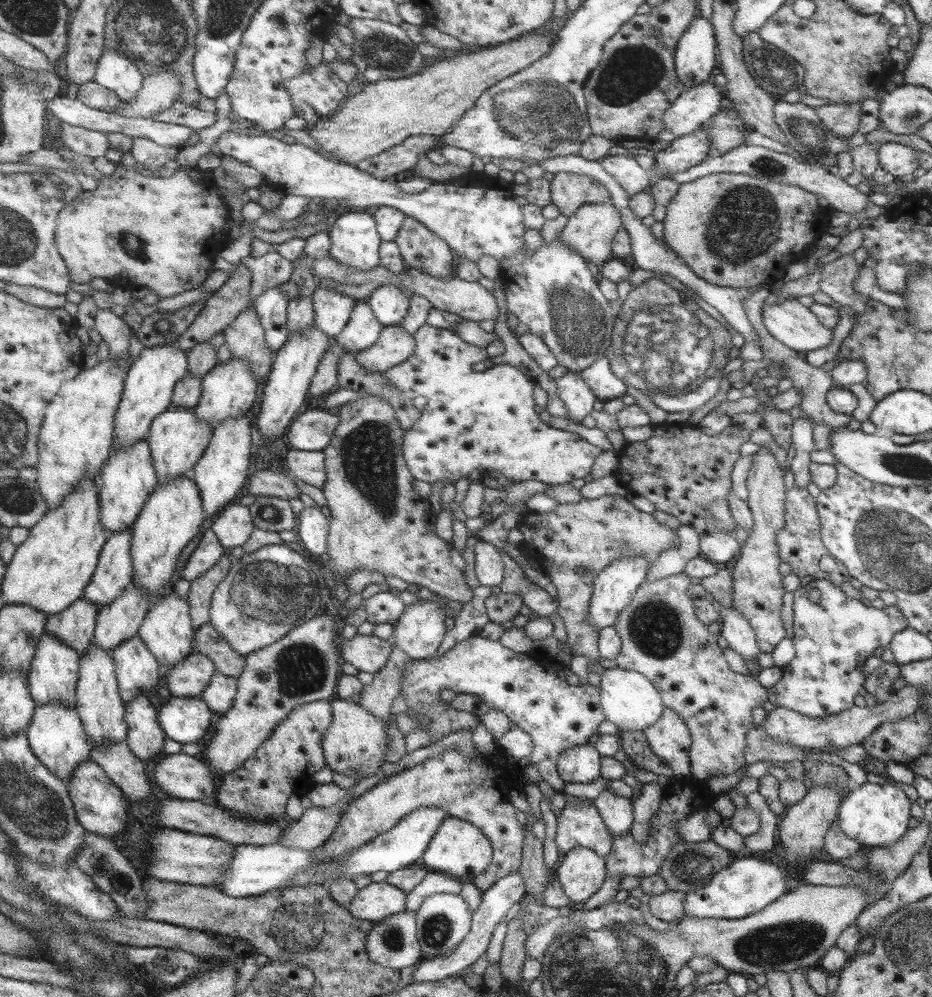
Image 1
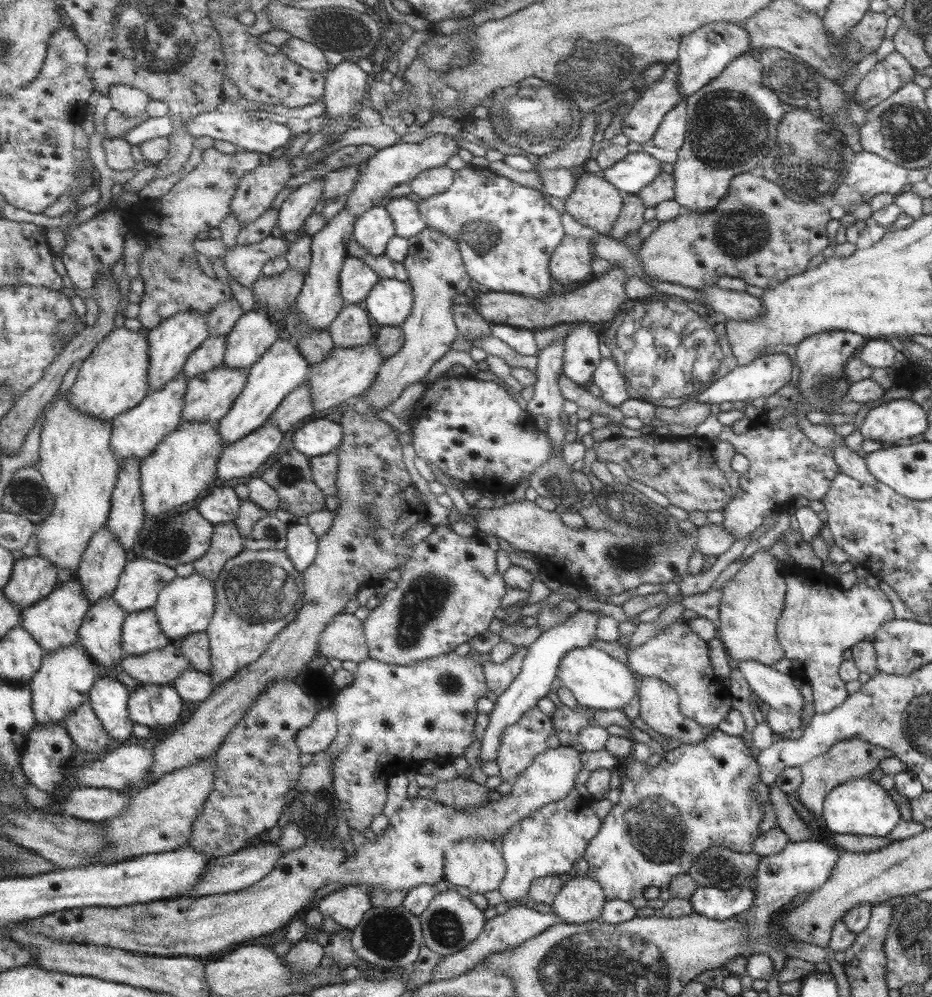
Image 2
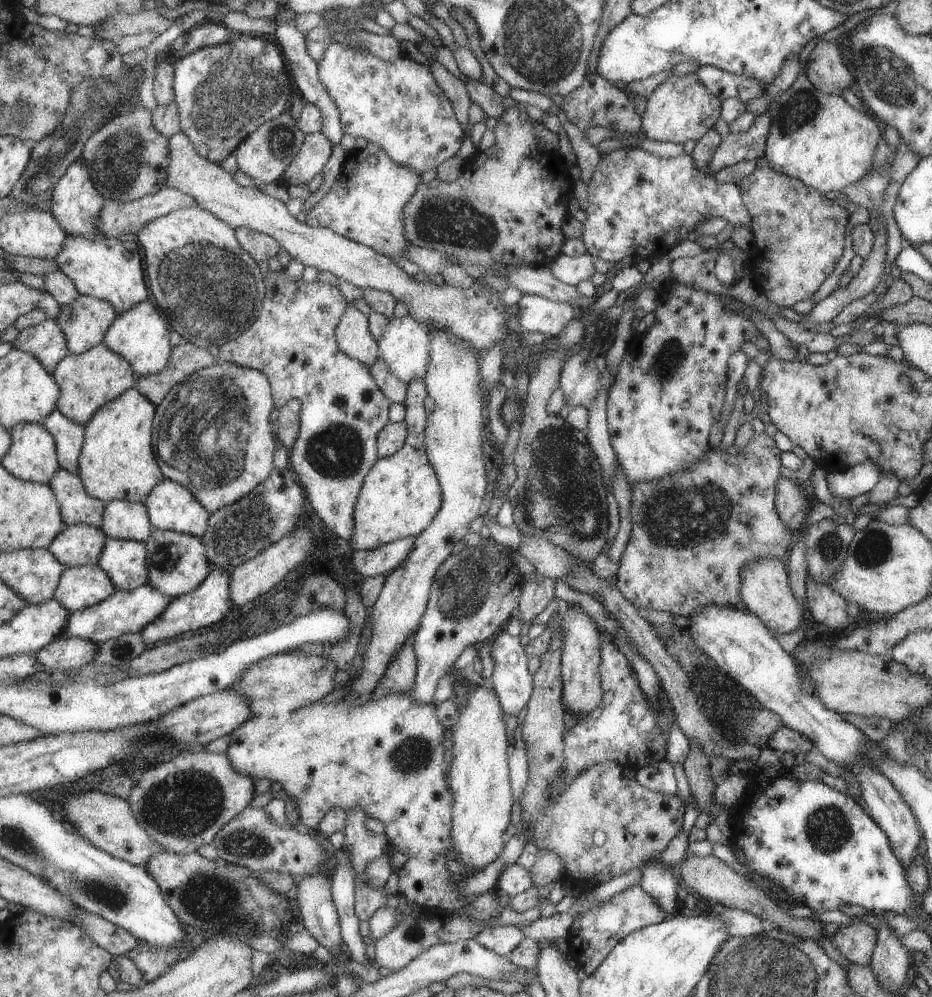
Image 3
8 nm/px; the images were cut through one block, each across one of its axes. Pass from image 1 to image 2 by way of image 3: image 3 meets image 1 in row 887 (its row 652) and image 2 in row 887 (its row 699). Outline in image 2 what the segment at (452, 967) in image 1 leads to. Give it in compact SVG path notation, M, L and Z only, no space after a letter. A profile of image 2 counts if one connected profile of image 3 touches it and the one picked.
M573 789L567 798L544 805L504 833L500 845L508 872L498 889L504 900L513 905L516 898L529 894L533 879L564 874L574 868L574 862L584 856L588 842L598 834L602 824L602 818L592 810L593 804L590 798L580 796Z

